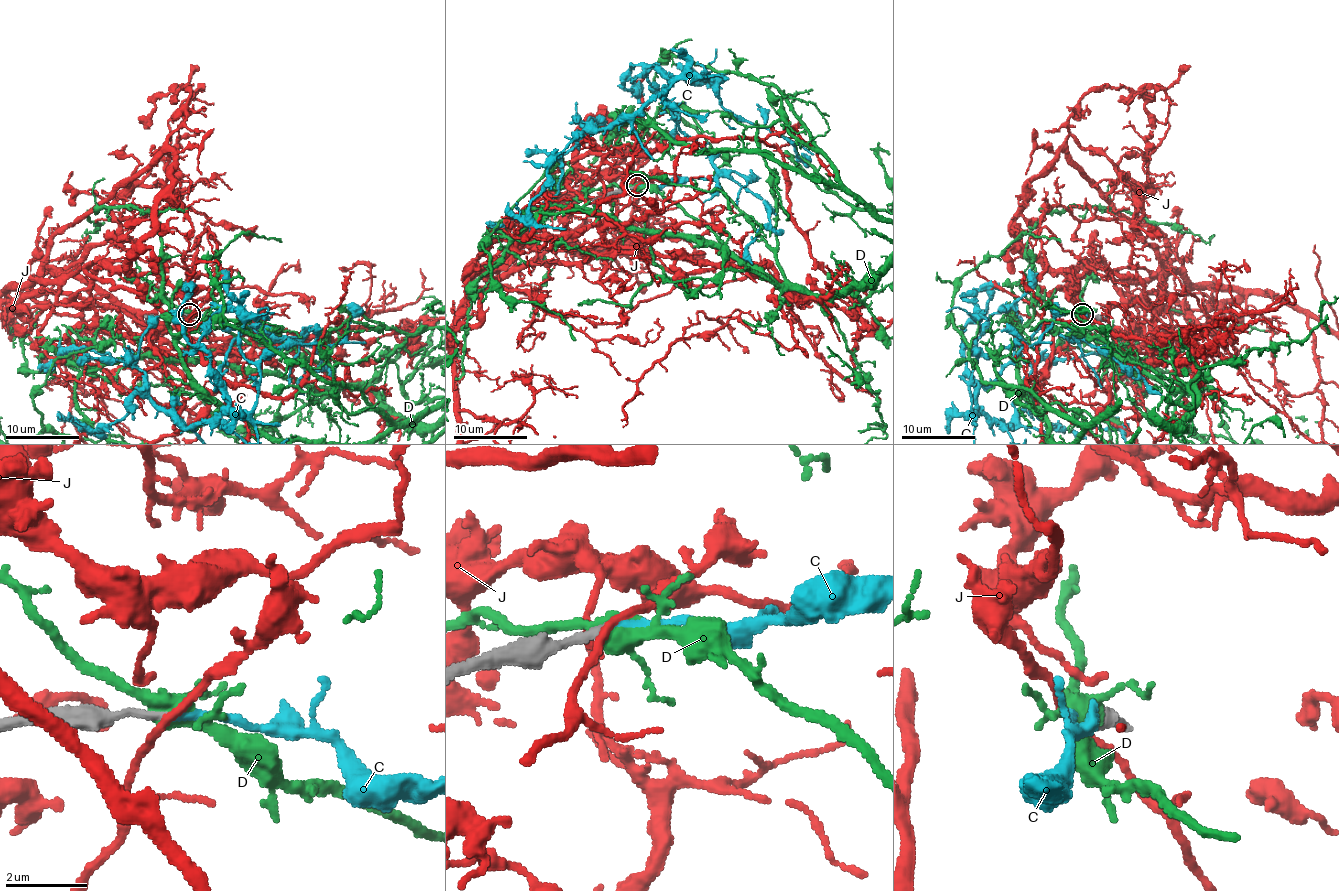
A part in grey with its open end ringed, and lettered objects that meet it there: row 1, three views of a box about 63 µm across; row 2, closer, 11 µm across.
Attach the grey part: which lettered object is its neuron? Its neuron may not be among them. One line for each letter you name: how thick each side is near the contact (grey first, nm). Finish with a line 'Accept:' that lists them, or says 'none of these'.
C: Thickness 180 nm (grey) against 150 nm
Accept: C

